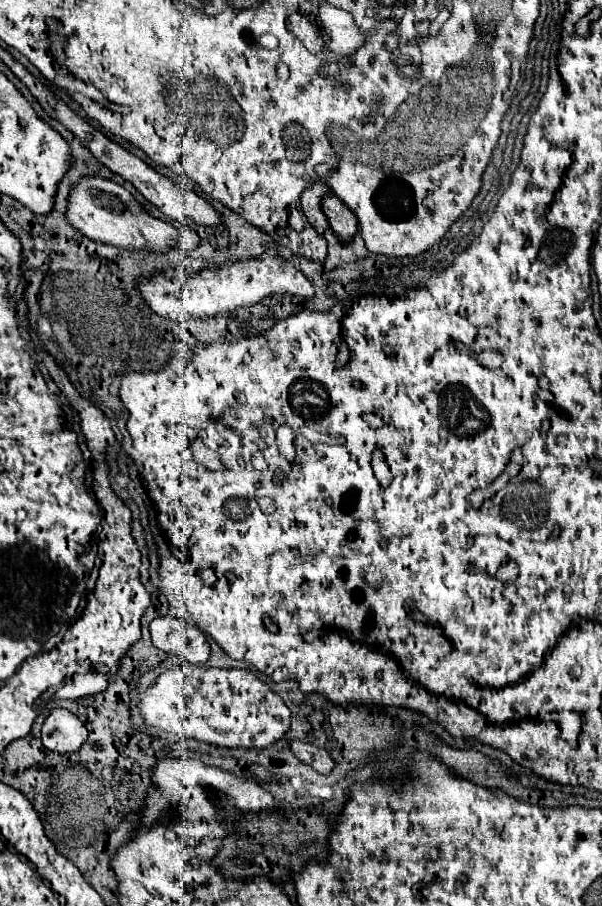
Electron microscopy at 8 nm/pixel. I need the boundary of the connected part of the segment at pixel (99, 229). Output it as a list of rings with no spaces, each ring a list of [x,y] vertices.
[[[81,177],[71,187],[65,217],[67,223],[85,237],[123,249],[149,249],[165,253],[175,245],[181,245],[183,249],[199,245],[199,237],[191,229],[173,229],[165,221],[151,217],[125,187],[103,177]]]

